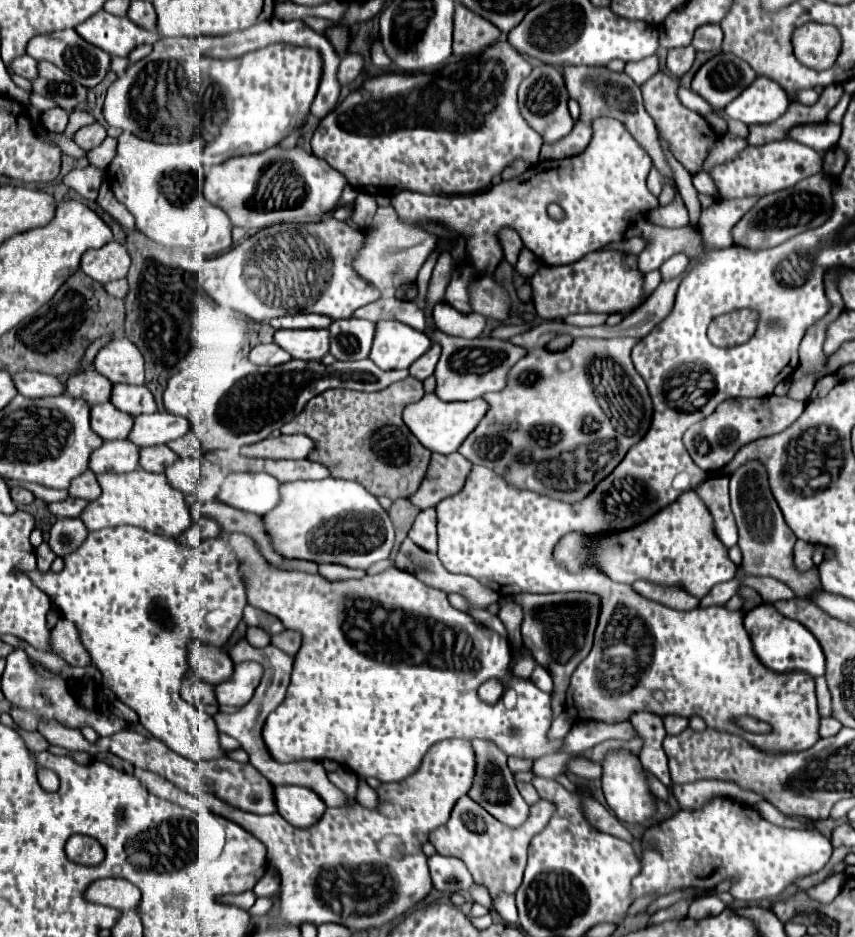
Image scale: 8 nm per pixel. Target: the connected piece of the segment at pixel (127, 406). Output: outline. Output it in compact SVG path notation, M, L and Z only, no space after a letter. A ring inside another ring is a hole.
M126 384L126 386L114 386L110 402L118 410L128 412L132 416L158 412L156 400L154 400L152 392L146 386L130 386L130 384Z

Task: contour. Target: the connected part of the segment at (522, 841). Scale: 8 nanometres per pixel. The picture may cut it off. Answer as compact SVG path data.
M462 796L456 802L450 820L430 832L430 842L438 854L460 858L470 870L474 882L484 884L490 890L490 896L496 896L498 892L514 894L522 882L528 844L534 834L544 830L554 812L556 806L552 802L538 800L530 808L530 818L524 822L524 826L510 830L508 826L502 826L494 816L486 814L486 810L478 802L472 802L470 796Z

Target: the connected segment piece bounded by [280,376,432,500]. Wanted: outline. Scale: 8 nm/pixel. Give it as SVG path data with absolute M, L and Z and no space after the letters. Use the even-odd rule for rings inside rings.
M408 376L380 392L356 392L346 388L326 390L312 398L302 414L282 426L282 434L302 432L316 442L310 460L330 466L332 476L360 482L370 494L390 500L410 498L422 484L432 452L424 448L402 422L402 410L424 396L420 380Z

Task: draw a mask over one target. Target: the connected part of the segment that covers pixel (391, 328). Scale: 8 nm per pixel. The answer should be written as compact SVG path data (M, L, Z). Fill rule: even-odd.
M378 322L370 360L382 370L410 368L432 346L426 332L414 330L402 322Z

